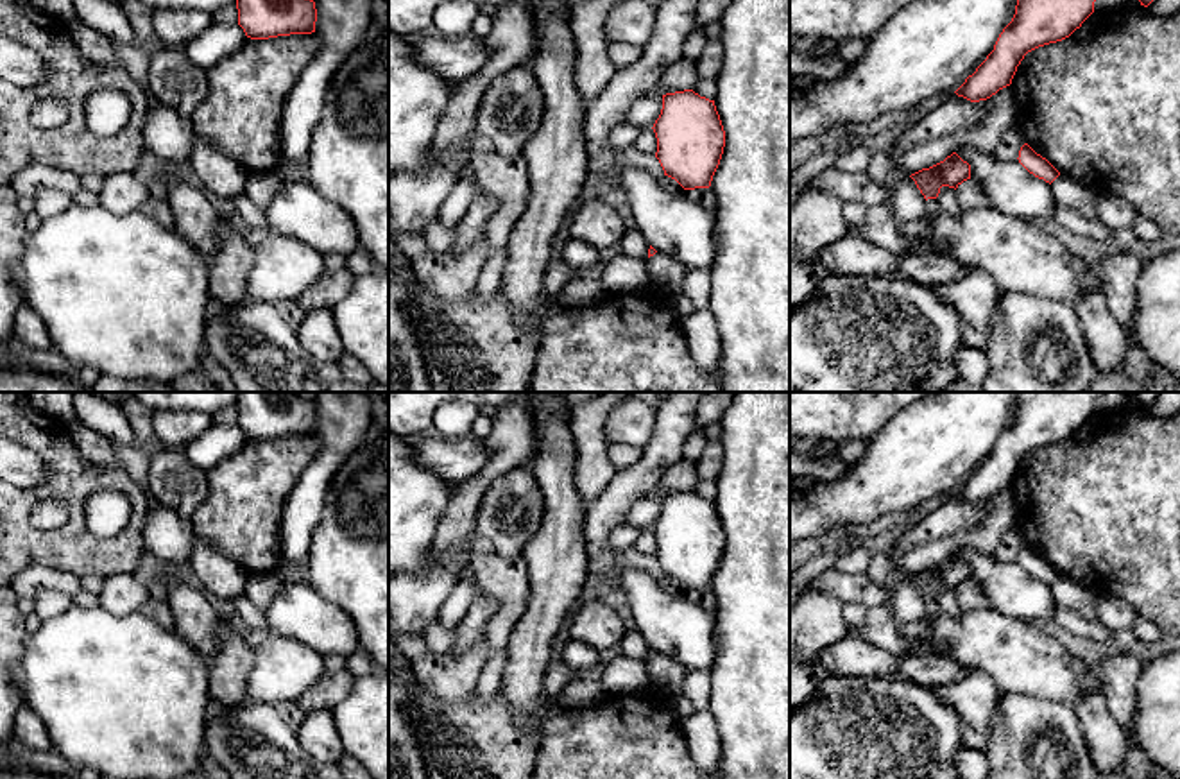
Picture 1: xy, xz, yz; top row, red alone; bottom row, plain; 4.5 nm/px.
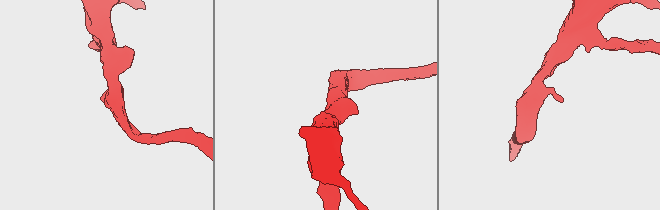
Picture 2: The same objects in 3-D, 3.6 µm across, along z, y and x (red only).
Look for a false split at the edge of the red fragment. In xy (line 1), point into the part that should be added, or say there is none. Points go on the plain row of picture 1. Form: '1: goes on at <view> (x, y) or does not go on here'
1: does not go on here

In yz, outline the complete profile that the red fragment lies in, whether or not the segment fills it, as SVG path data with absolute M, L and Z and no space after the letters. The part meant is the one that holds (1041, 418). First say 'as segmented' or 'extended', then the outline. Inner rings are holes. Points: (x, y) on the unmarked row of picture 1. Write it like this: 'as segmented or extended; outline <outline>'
as segmented; outline M1017 392L1012 423L999 435L994 451L954 494L979 503L1010 487L1024 457L1069 439L1094 414L1094 403L1101 394Z

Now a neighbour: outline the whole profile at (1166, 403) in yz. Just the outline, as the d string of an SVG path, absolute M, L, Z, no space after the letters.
M1160 392L1148 410L1157 417L1169 417L1180 412L1180 392Z

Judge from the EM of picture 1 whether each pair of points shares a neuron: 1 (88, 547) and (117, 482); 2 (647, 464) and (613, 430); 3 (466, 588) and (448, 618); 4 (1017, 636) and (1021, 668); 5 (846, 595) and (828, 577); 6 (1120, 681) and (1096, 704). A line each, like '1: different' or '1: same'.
1: same
2: different
3: same
4: same
5: same
6: different

